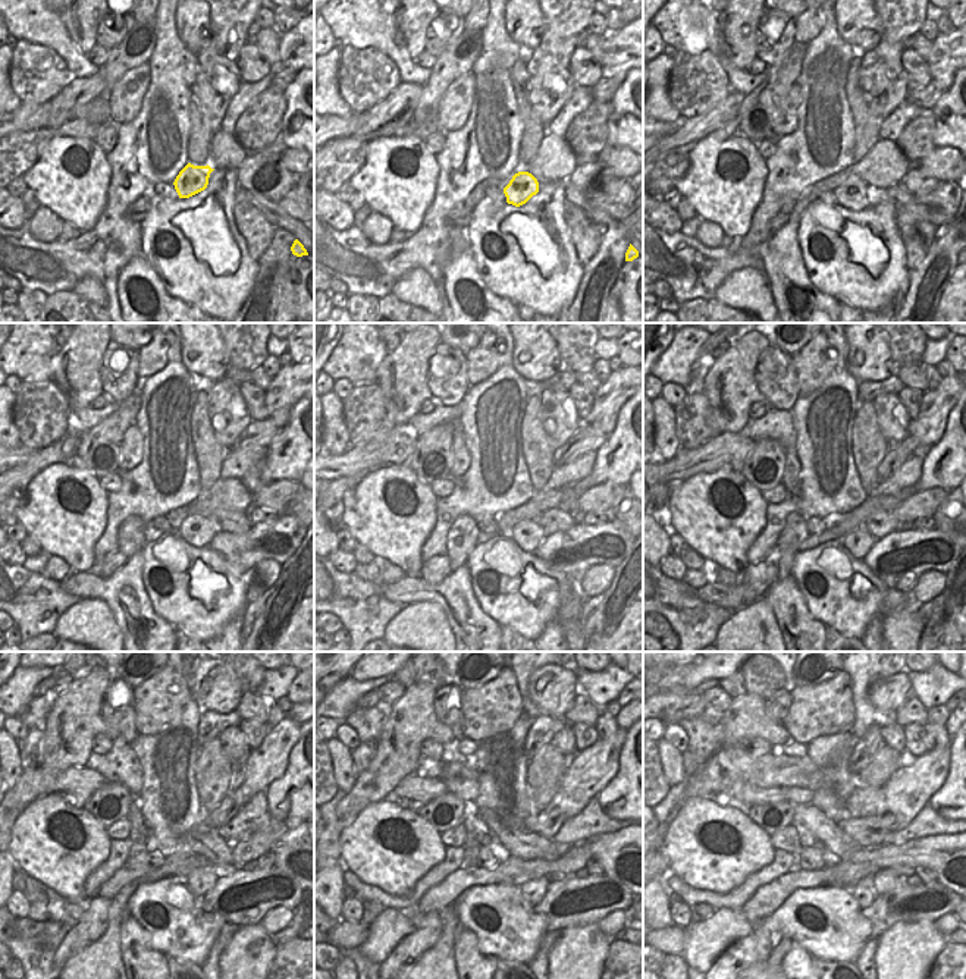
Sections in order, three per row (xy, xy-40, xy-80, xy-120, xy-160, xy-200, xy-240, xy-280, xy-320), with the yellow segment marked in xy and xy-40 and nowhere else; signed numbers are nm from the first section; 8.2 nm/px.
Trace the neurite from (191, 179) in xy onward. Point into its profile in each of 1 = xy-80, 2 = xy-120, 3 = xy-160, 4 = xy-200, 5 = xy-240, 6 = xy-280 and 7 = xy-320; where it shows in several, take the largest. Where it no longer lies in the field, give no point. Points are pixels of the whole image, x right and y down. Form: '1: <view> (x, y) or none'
1: xy-80 (852, 195)
2: xy-120 (198, 532)
3: xy-160 (527, 535)
4: xy-200 (859, 542)
5: xy-240 (200, 881)
6: xy-280 (535, 890)
7: xy-320 (863, 891)

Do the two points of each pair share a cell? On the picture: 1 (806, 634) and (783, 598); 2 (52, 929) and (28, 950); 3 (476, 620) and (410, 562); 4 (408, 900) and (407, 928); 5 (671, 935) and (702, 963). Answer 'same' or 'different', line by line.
1: same
2: different
3: different
4: different
5: different

